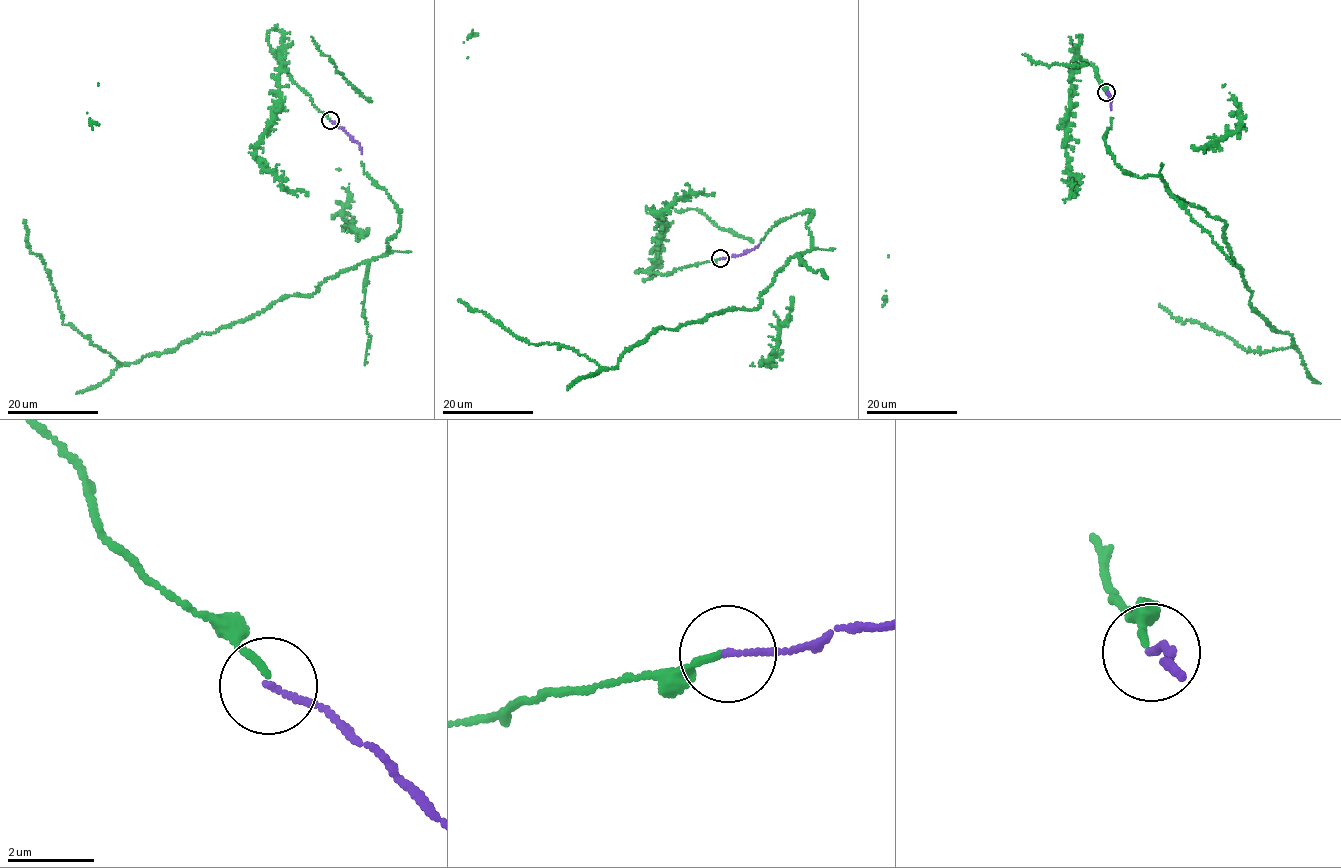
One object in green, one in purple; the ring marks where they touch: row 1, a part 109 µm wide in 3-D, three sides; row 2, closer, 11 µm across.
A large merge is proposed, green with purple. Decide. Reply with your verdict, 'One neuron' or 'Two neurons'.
One neuron

